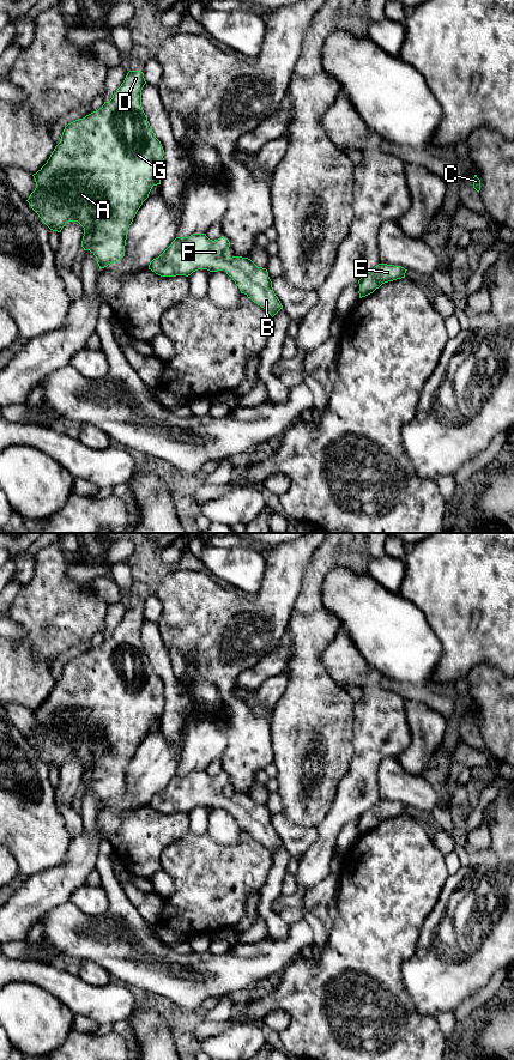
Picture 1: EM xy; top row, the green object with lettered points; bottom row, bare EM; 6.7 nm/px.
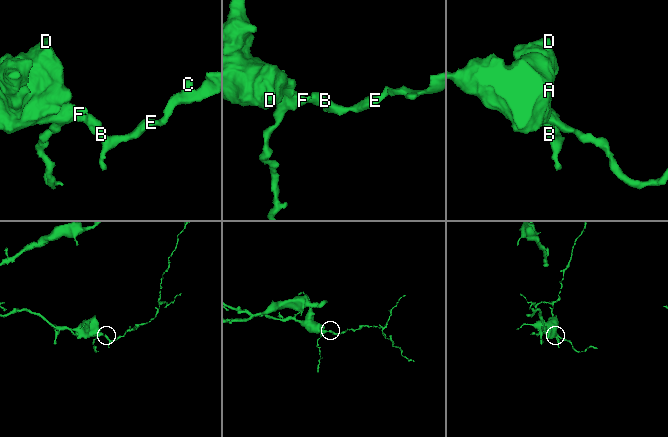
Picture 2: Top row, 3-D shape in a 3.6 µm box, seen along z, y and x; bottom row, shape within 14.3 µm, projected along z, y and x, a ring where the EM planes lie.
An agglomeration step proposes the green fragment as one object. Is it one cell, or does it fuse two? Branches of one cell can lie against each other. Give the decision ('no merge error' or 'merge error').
no merge error

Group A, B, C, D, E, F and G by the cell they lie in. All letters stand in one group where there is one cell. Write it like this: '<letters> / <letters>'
A B C D E F G

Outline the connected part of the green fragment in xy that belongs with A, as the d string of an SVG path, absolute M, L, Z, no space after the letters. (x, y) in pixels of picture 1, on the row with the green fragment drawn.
M129 71L123 83L116 90L109 102L104 102L104 104L98 110L86 115L83 119L75 120L65 127L61 135L61 141L55 146L47 163L36 174L32 175L36 182L36 188L26 200L31 208L53 231L61 232L62 228L68 222L78 222L84 228L81 247L84 248L84 250L90 250L96 256L99 269L107 267L110 264L117 262L125 256L125 246L128 228L132 224L133 218L135 217L143 202L149 198L152 187L161 184L162 175L164 171L163 146L161 141L156 138L141 107L141 90L145 84L146 81L141 71Z

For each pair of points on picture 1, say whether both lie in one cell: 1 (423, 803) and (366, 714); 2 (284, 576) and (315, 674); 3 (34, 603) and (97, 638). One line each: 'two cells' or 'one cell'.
1: two cells
2: two cells
3: two cells

